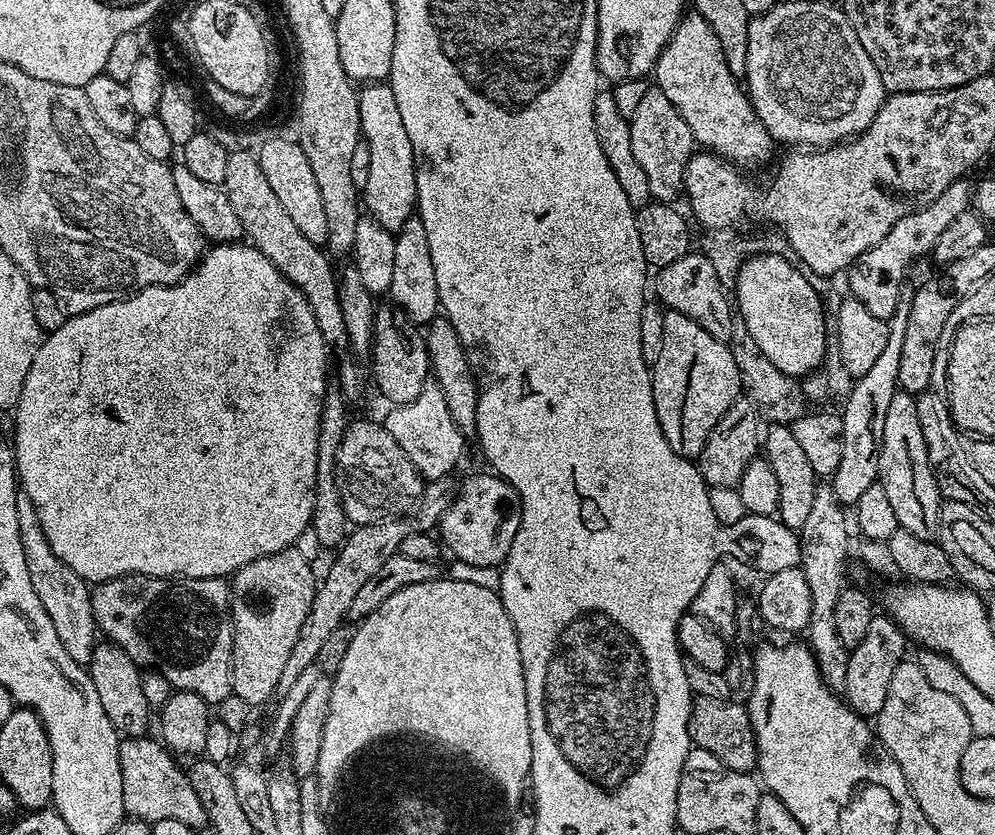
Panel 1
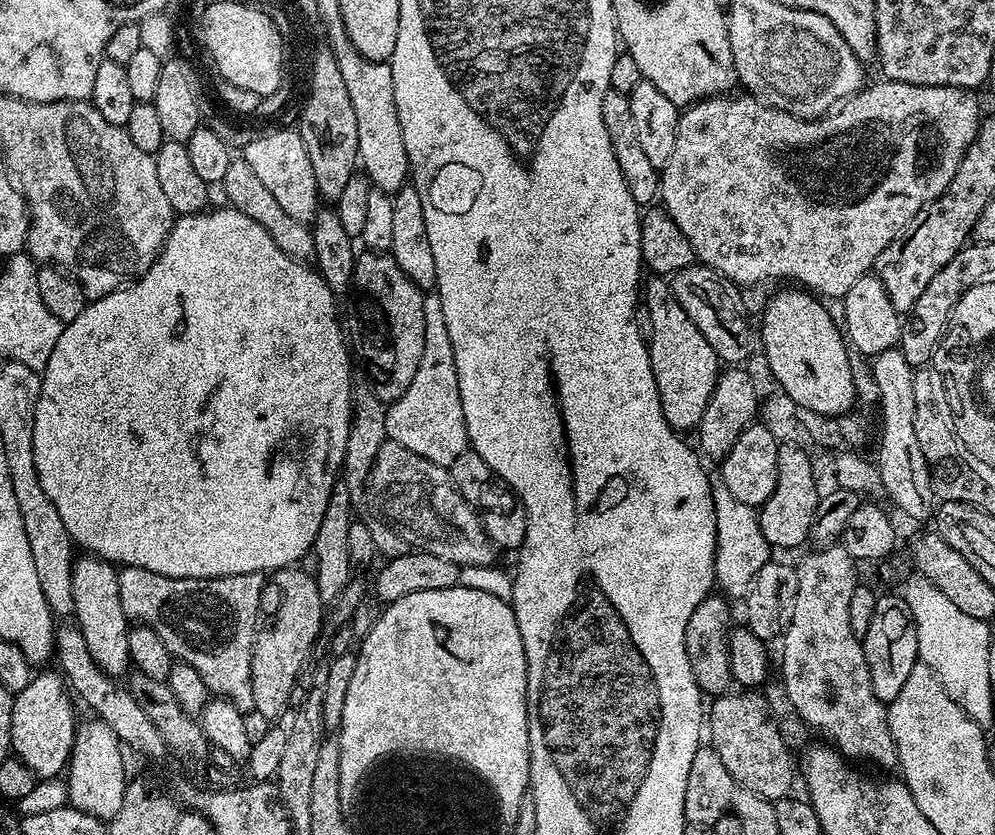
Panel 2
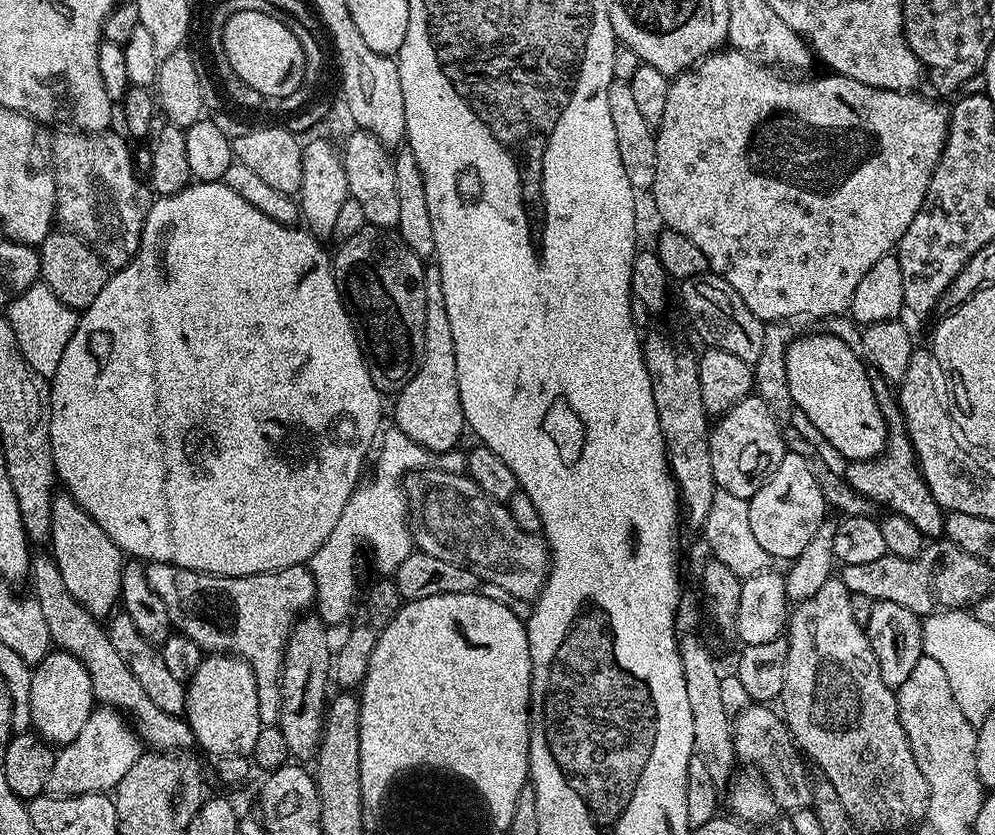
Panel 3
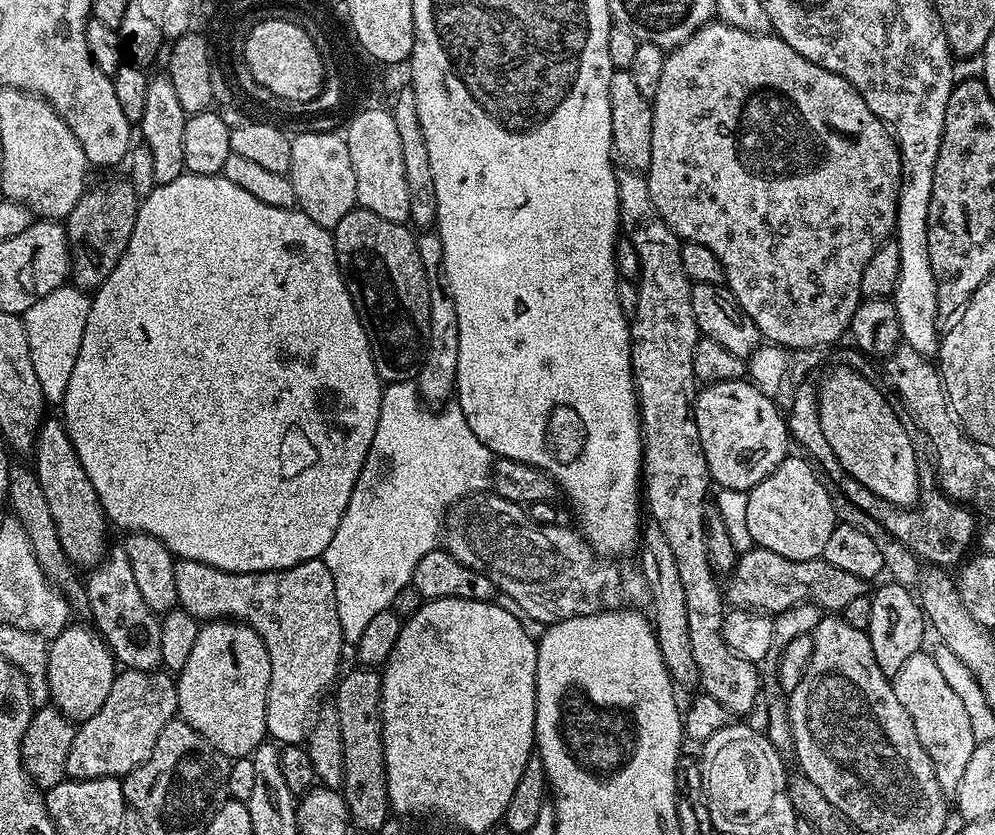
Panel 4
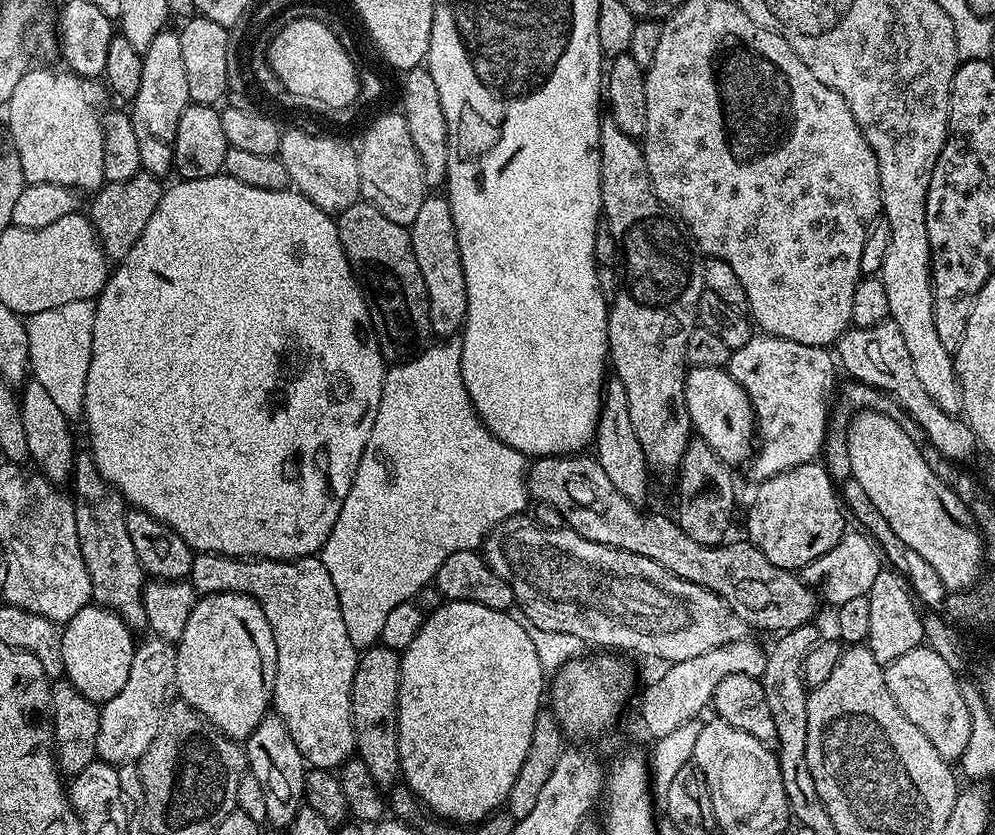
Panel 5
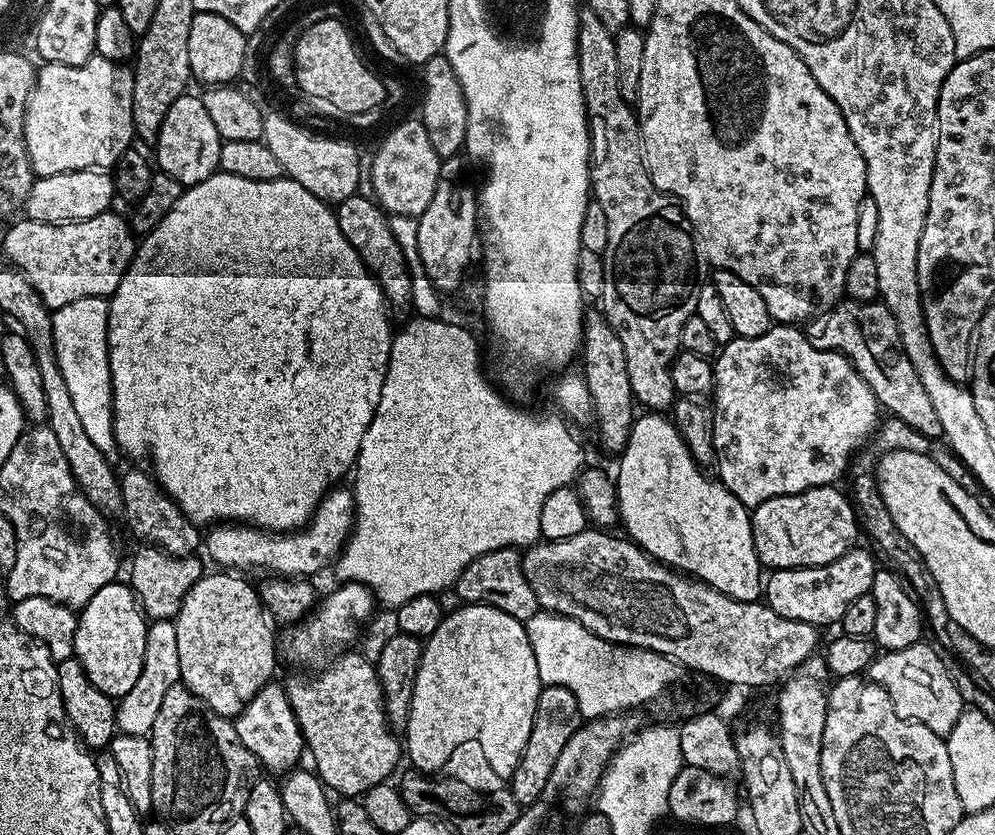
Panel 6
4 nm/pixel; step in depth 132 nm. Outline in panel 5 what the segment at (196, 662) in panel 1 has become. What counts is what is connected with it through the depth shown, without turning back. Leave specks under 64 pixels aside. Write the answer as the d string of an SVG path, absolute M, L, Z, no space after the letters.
M198 552L193 555L192 569L187 579L200 594L245 592L260 603L270 622L278 654L271 707L275 715L286 722L286 730L290 730L290 738L303 754L305 765L339 769L356 750L352 725L352 683L358 650L354 642L350 642L350 634L346 634L346 622L342 622L338 594L334 590L334 582L330 582L330 574L326 574L324 563L316 556L304 556L301 560L257 560L223 556L217 552Z

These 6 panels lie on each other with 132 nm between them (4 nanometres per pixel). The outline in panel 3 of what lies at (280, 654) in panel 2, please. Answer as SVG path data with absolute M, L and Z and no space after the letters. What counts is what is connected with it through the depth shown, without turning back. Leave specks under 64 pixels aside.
M307 615L296 621L284 646L284 667L280 669L280 687L278 689L278 696L281 696L278 727L282 730L282 738L286 738L289 753L300 762L315 761L320 751L320 735L324 731L326 697L329 695L328 680L330 684L330 677L334 672L334 648L333 645L328 645L328 636L324 631L326 631L326 625L319 615Z

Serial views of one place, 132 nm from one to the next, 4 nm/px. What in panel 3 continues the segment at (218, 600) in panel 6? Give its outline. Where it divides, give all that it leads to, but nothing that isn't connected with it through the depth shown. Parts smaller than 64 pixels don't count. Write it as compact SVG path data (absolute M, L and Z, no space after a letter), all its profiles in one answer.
M231 654L205 655L196 673L187 681L186 691L186 719L199 747L212 752L213 757L226 754L248 756L254 750L254 742L258 742L262 727L262 689L256 685L254 670L246 661Z

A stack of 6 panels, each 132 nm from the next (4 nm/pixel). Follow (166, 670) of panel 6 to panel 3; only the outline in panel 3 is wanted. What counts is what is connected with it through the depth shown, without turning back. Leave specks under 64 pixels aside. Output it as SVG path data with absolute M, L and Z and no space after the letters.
M107 706L97 707L90 714L86 726L82 726L74 742L63 745L56 752L54 770L50 770L47 795L81 796L91 792L111 793L126 778L130 766L138 762L143 745L136 729L121 713Z

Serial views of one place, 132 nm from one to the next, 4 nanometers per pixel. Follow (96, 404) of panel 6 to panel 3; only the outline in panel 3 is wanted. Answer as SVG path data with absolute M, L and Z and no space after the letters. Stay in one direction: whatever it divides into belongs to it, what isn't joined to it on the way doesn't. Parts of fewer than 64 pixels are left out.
M37 282L8 305L6 315L28 365L38 374L50 378L58 370L58 362L62 362L62 353L66 351L66 342L70 342L76 329L77 309L58 302L50 286Z

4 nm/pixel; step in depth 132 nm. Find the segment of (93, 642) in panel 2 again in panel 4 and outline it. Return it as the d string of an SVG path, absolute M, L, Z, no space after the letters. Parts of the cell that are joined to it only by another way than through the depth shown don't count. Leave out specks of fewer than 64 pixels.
M48 418L41 424L36 435L35 456L34 471L42 486L42 494L46 494L50 514L58 526L58 542L62 542L62 550L66 550L66 558L77 569L95 568L104 559L104 554L110 547L108 541L110 524L104 515L104 507L100 505L98 494L94 490L94 482L90 482L74 450L74 442L64 428L63 419Z

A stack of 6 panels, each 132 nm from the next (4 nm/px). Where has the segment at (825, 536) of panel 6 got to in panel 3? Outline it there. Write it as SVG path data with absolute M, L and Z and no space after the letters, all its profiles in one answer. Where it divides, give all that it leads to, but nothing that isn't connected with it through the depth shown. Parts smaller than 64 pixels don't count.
M785 451L782 462L778 462L778 470L770 474L770 478L749 498L750 530L754 538L761 544L762 550L777 561L791 562L806 550L810 538L818 534L818 526L826 519L826 501L818 481L809 473L806 457Z

